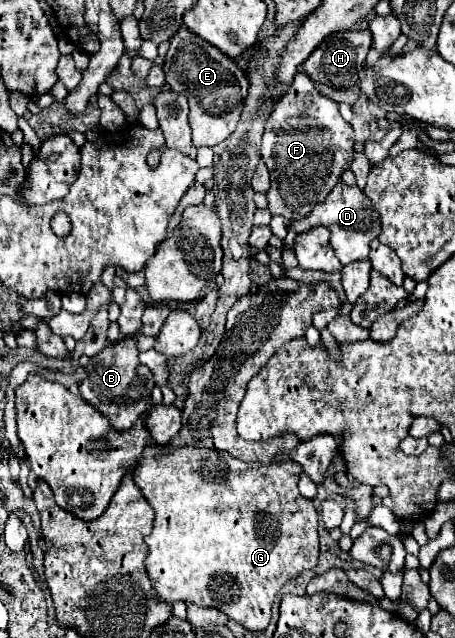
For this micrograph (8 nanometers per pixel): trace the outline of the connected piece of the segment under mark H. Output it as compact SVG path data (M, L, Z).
M355 30L355 32L345 32L345 34L331 34L331 38L323 40L319 44L319 50L303 62L305 74L319 84L327 84L331 88L351 88L359 82L359 70L363 68L363 60L371 48L371 32L369 30Z

